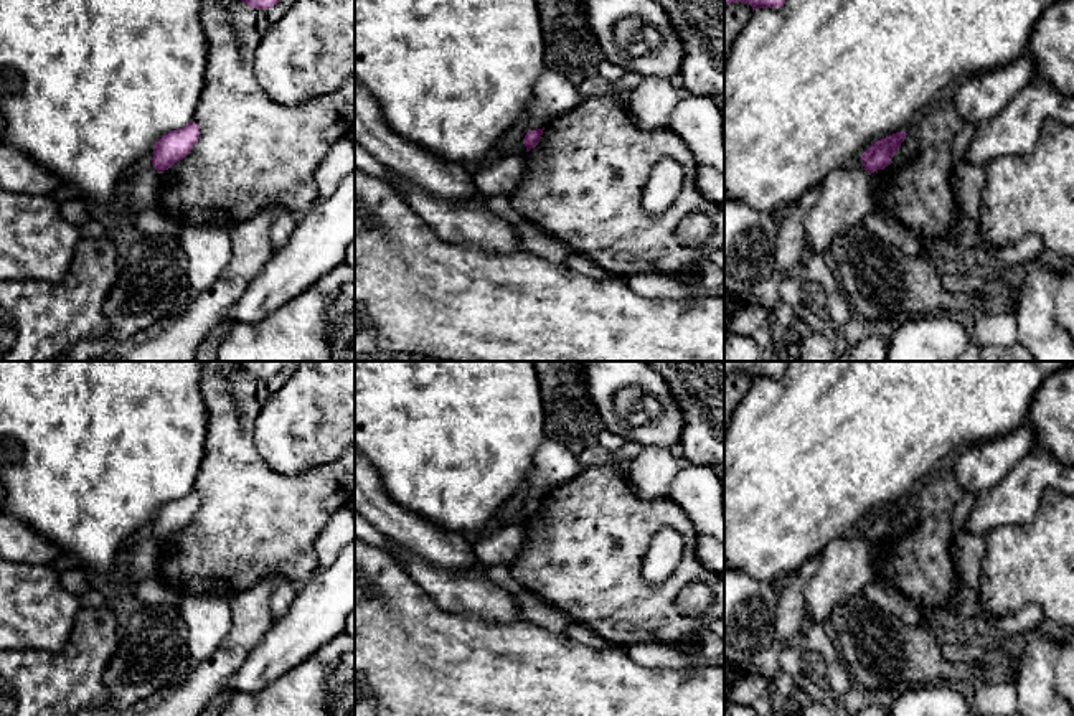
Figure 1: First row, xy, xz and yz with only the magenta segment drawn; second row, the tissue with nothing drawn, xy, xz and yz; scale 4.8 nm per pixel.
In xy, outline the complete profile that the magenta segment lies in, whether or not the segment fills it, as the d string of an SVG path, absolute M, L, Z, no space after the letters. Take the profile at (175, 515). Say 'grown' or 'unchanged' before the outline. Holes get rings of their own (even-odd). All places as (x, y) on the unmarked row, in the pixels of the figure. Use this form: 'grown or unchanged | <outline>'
unchanged | M190 492L183 498L165 503L153 516L152 535L163 543L177 531L183 530L200 508L200 497Z

